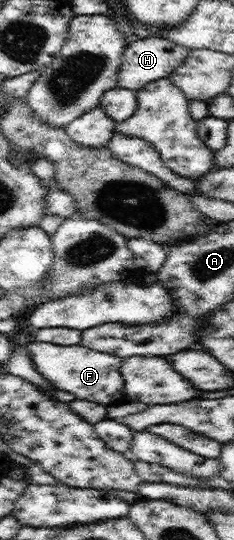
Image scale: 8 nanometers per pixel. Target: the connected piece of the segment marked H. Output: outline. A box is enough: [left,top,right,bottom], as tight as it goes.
[119,37,192,91]

